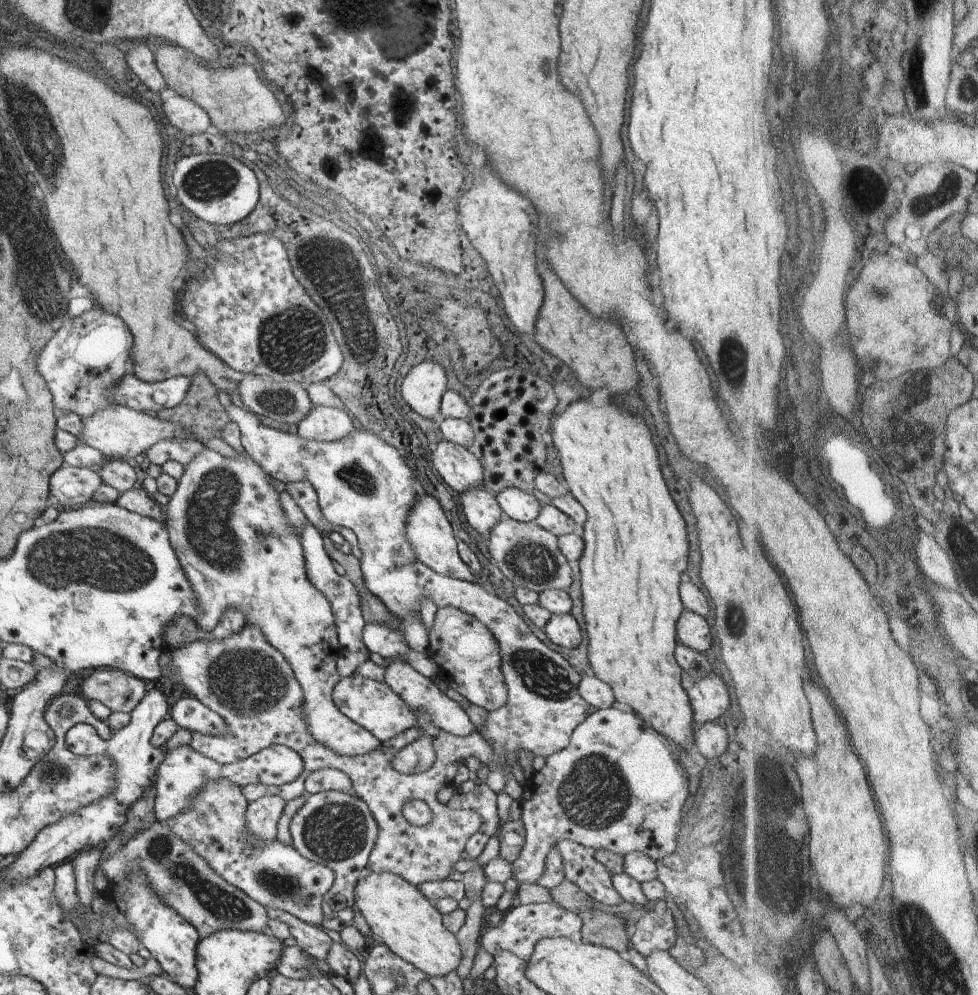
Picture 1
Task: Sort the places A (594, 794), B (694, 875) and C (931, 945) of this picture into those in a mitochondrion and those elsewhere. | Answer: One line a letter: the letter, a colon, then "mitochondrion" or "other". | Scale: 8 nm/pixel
A: mitochondrion
B: other
C: mitochondrion

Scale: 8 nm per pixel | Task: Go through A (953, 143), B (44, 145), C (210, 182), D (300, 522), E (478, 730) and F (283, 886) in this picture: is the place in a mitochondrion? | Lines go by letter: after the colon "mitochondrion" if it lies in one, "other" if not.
A: other
B: mitochondrion
C: mitochondrion
D: other
E: other
F: mitochondrion

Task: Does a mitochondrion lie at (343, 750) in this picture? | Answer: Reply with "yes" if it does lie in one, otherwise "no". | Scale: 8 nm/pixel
no

